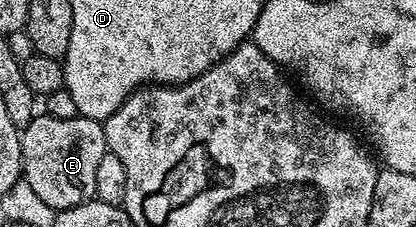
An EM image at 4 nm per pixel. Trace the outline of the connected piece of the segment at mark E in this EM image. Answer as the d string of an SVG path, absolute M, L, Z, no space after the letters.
M42 112L21 131L22 178L56 211L79 206L96 195L96 171L107 154L103 123L97 118L56 120Z

